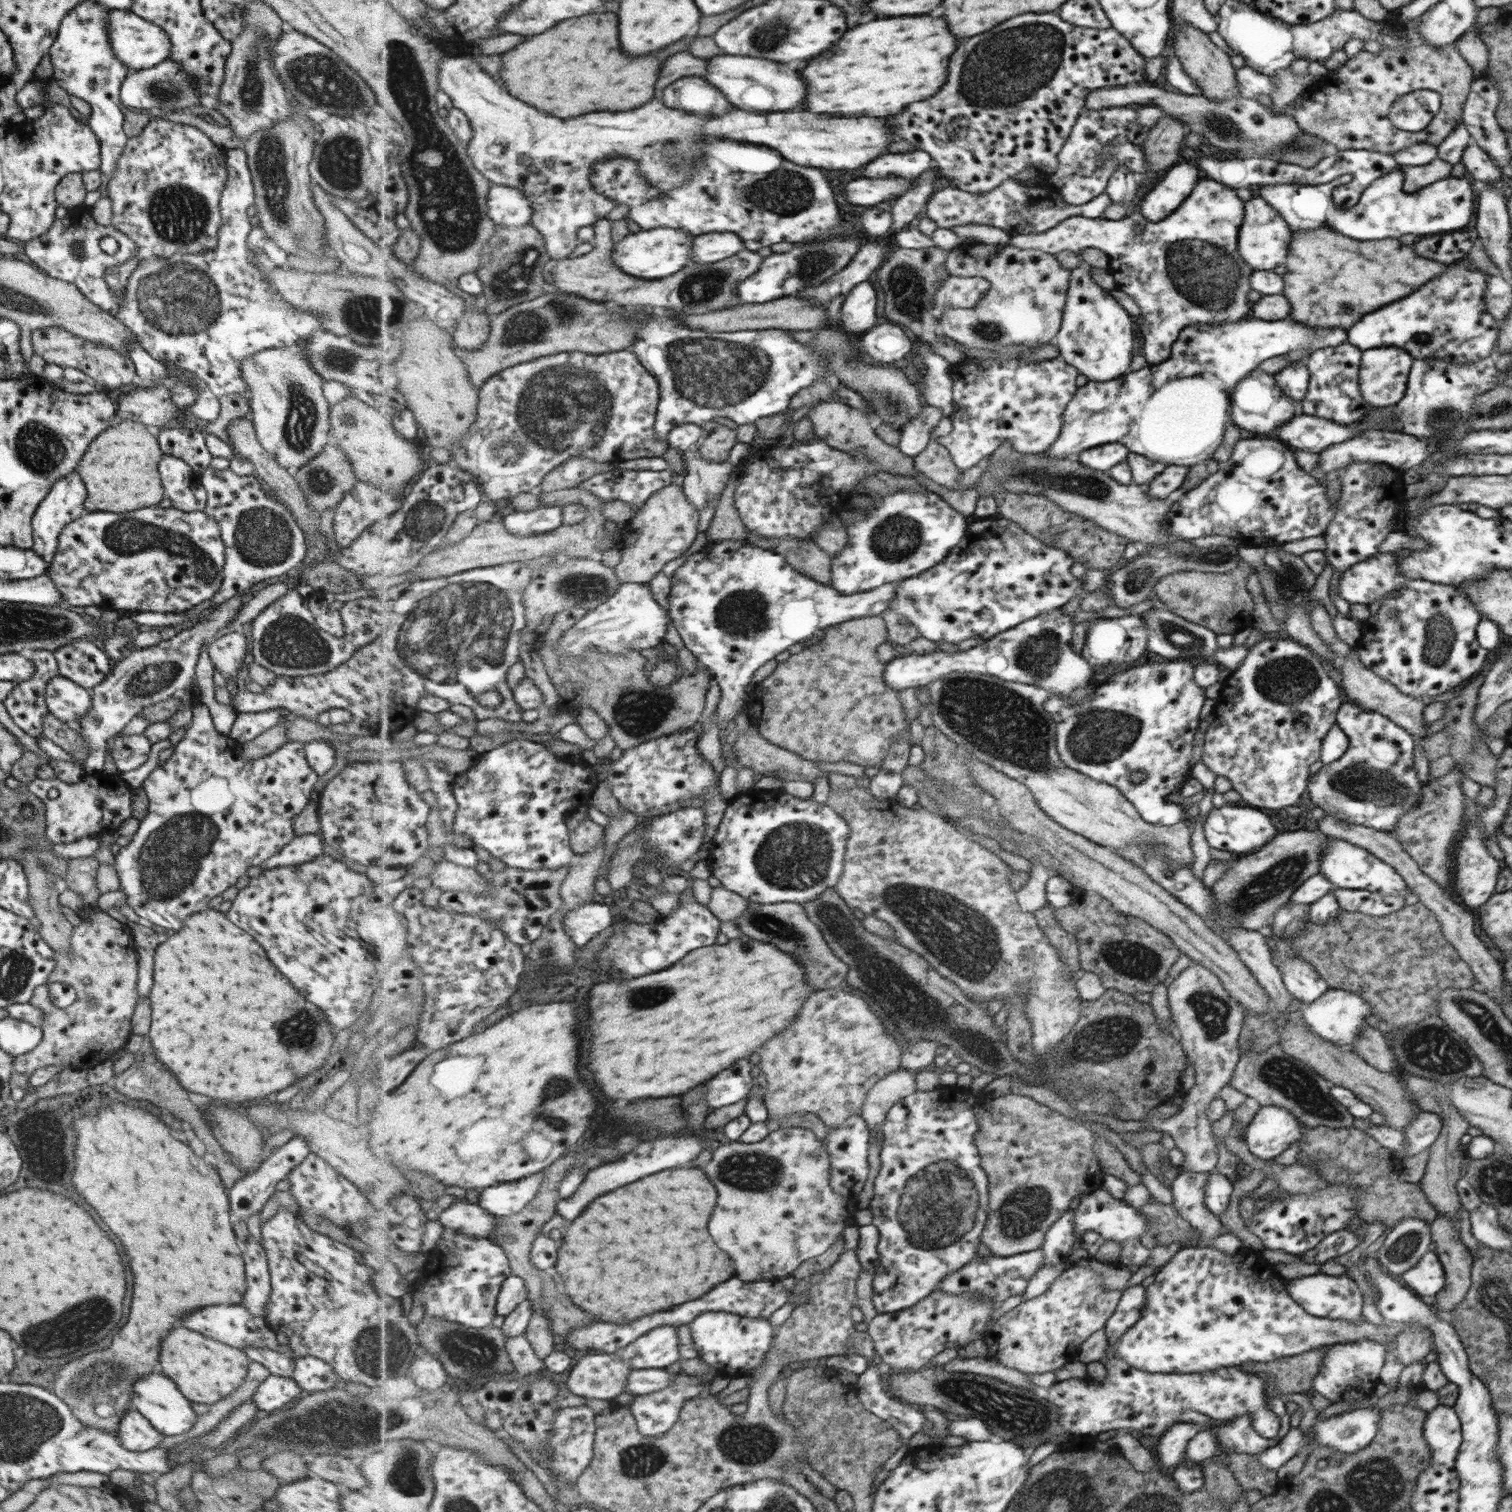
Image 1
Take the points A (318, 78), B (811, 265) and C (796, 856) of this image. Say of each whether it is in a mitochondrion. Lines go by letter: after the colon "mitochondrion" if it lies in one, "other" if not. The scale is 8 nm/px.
A: mitochondrion
B: mitochondrion
C: mitochondrion

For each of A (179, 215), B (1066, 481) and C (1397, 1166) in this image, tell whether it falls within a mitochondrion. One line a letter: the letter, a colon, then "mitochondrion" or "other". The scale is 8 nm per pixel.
A: mitochondrion
B: mitochondrion
C: other

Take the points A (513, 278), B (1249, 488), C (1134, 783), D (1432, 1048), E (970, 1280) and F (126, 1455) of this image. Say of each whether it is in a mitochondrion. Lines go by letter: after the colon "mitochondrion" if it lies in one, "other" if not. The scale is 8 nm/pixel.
A: mitochondrion
B: other
C: other
D: mitochondrion
E: other
F: other

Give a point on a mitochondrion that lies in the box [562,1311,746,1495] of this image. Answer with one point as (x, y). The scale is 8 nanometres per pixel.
(652, 1457)

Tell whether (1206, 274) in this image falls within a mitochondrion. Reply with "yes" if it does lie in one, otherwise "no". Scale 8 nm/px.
yes

